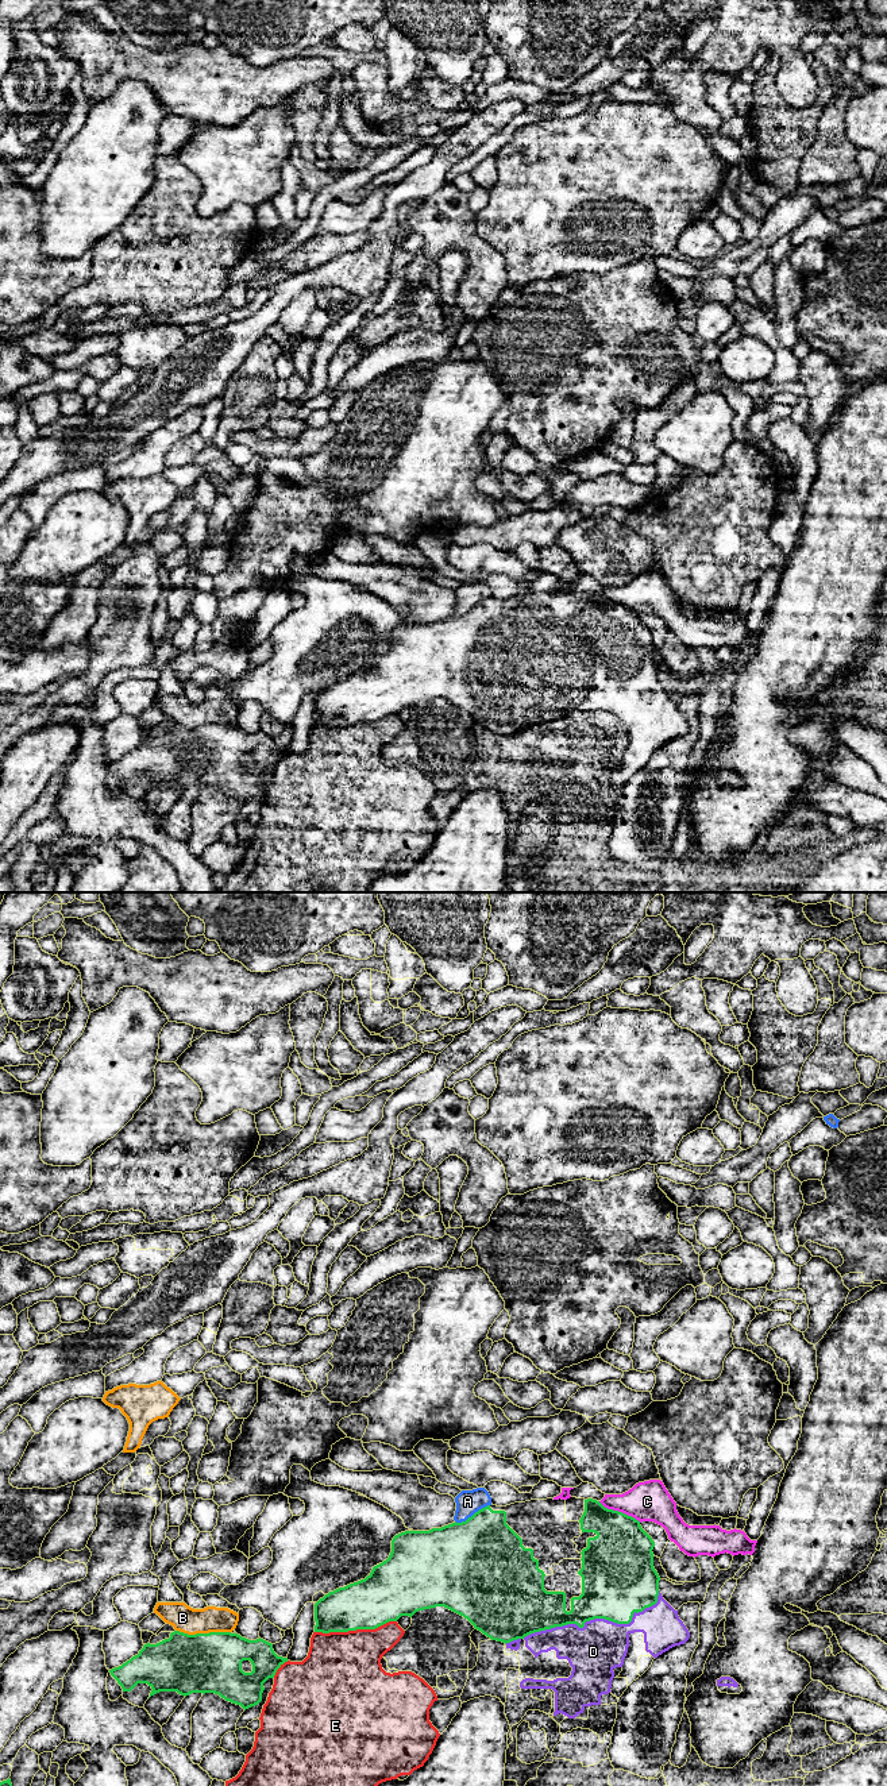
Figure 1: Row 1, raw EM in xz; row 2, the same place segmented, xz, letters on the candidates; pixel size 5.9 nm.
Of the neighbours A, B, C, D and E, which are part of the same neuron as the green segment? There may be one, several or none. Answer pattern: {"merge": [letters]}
{"merge": ["D"]}

